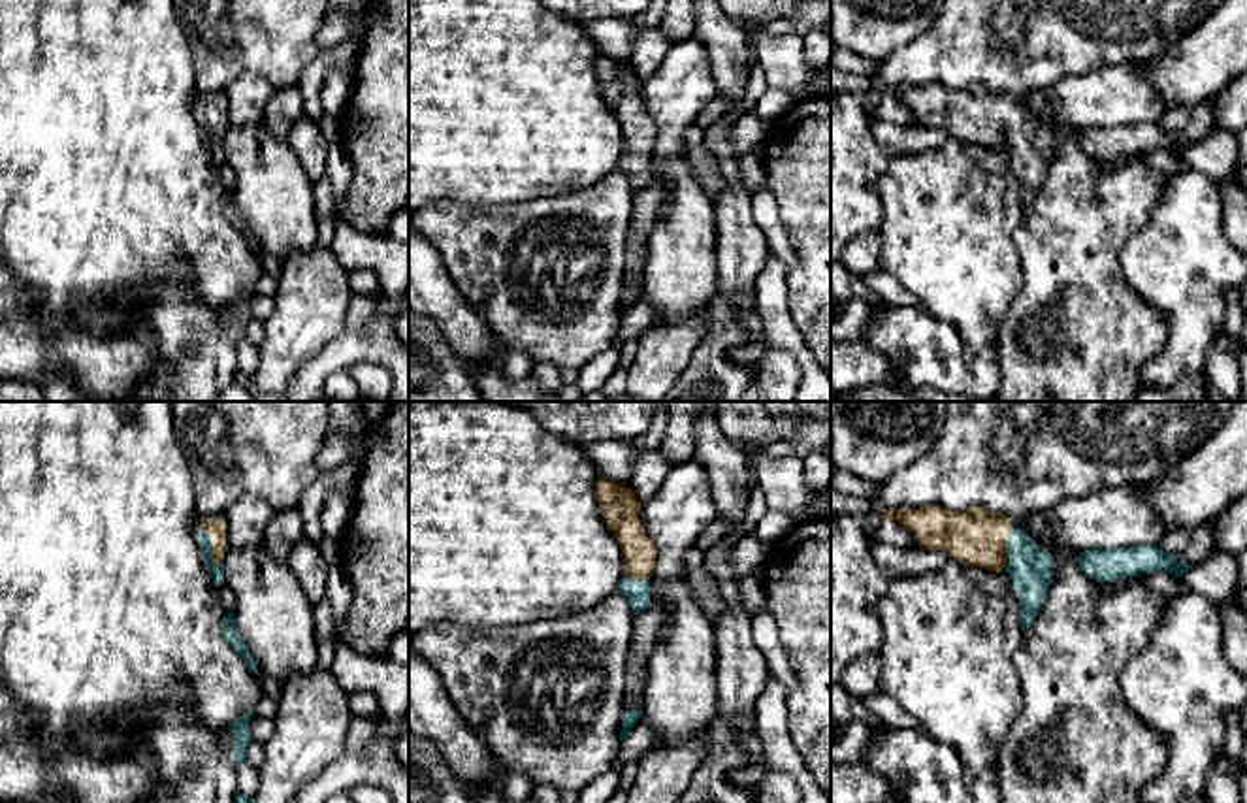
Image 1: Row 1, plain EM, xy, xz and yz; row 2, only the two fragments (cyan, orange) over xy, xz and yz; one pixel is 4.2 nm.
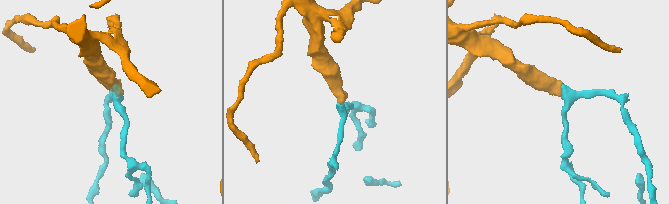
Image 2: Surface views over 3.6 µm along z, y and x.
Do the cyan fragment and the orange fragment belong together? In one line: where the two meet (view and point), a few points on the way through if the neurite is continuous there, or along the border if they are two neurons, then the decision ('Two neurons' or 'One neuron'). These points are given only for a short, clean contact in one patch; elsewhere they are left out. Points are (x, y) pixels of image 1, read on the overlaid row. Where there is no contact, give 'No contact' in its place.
Touches cyan at xy (211, 549). Path across: xy (215, 570), (211, 549), (215, 528). One neuron

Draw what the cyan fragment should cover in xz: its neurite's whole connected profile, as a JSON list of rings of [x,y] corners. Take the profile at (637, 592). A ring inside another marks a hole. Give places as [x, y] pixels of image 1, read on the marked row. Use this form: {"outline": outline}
{"outline": [[[601,473],[597,481],[597,501],[607,526],[624,552],[625,579],[618,590],[627,598],[637,616],[650,605],[650,577],[657,556],[657,549],[639,518],[642,503],[631,488]]]}

